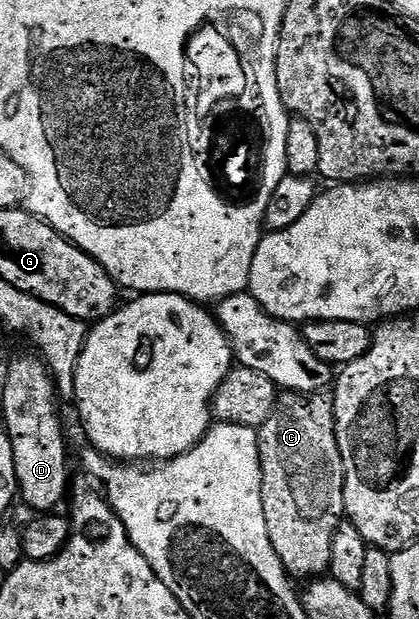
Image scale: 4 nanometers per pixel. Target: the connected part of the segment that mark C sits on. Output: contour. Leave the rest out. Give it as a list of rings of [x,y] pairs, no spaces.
[[[290,394],[286,398],[289,400],[286,403],[284,400],[257,431],[261,454],[263,517],[267,517],[267,533],[279,561],[285,567],[285,574],[294,580],[313,581],[328,572],[335,529],[345,519],[343,453],[339,453],[332,402],[328,398],[321,398],[325,397]]]

